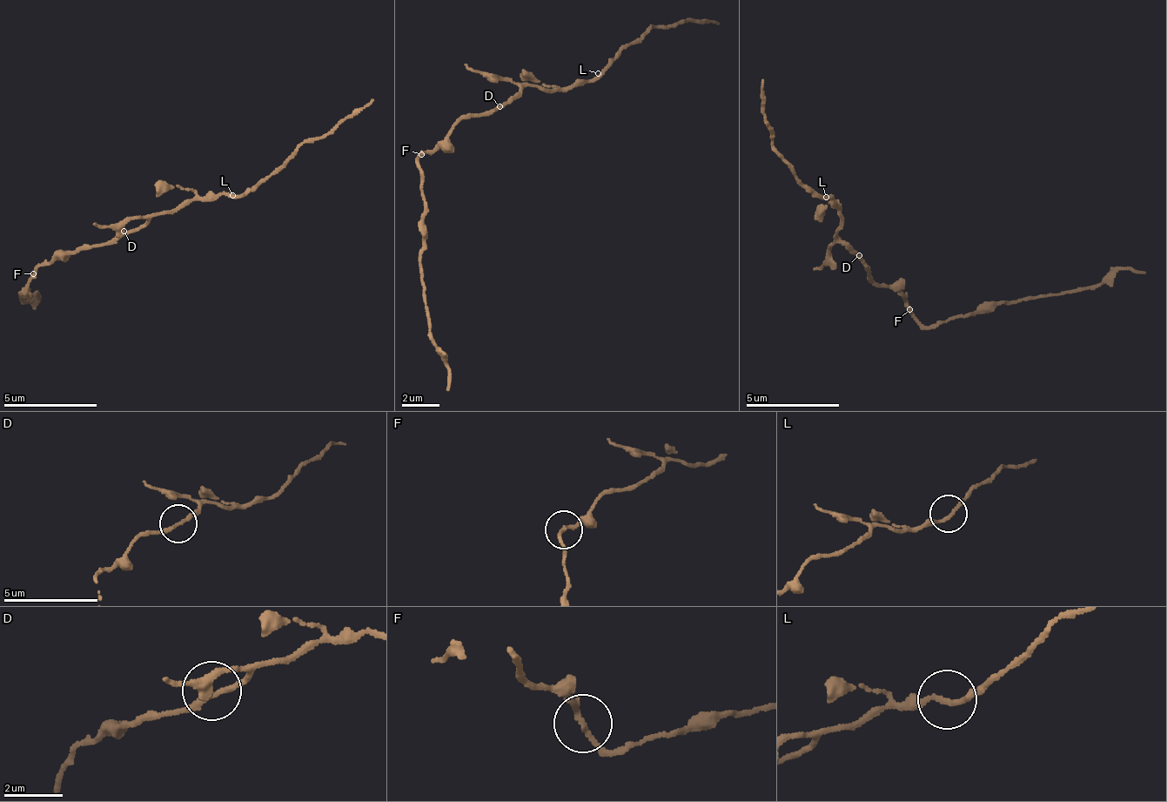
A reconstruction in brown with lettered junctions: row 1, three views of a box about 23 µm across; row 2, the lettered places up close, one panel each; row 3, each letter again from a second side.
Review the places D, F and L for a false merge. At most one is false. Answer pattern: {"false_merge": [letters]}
{"false_merge": ["F"]}

